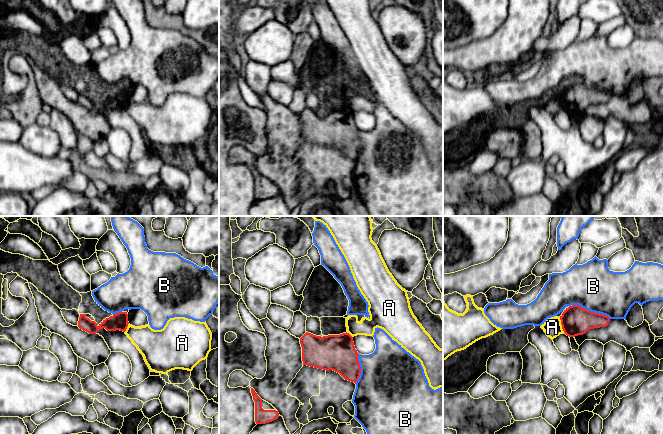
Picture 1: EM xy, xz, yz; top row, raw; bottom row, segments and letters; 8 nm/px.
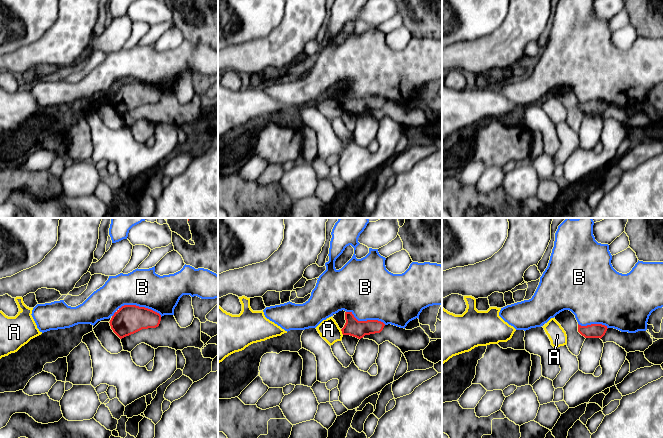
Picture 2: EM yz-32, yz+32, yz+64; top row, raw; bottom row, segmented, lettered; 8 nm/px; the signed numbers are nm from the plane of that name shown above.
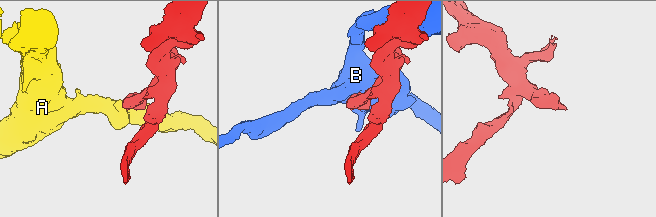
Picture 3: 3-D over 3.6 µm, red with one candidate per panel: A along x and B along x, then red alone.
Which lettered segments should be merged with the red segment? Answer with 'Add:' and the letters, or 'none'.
Add: none

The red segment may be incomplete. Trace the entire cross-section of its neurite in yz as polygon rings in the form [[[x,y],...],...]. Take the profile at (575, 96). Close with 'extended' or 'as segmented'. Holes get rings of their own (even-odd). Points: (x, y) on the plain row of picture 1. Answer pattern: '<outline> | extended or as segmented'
[[[572,81],[564,86],[560,96],[564,109],[569,113],[575,113],[585,110],[590,105],[606,103],[610,94],[588,87],[579,81]]] | as segmented

